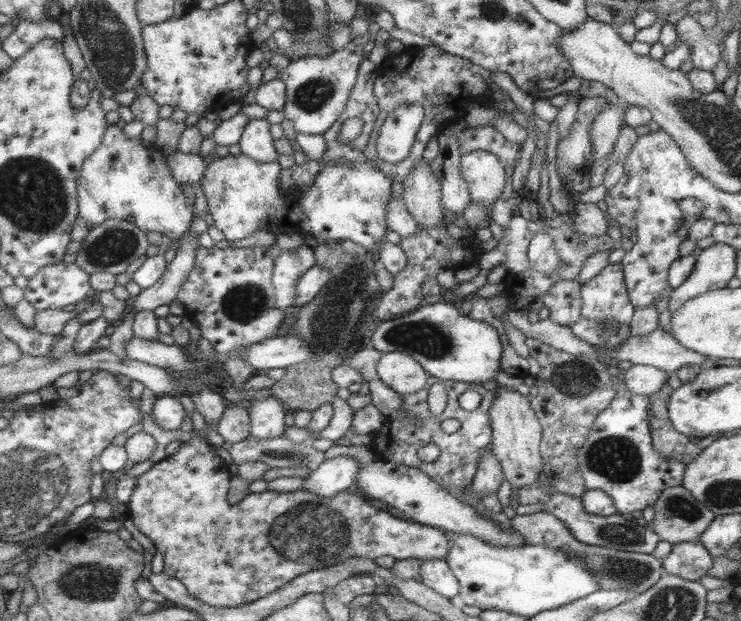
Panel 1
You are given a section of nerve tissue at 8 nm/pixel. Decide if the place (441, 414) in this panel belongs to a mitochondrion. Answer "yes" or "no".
no

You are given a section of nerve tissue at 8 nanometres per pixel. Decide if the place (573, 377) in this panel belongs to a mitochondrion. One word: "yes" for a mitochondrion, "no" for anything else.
yes

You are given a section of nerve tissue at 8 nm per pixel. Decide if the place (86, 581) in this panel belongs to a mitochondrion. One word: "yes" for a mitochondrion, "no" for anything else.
yes

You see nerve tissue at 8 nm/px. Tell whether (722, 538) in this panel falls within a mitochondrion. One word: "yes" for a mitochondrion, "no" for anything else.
no

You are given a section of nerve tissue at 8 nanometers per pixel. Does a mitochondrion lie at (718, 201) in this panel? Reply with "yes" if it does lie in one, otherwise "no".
no

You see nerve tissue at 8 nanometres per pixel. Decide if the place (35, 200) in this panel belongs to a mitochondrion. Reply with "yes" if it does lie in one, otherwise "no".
yes

